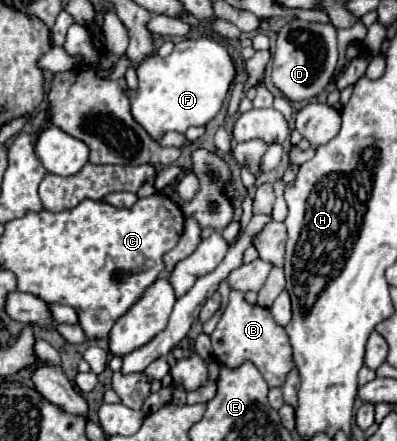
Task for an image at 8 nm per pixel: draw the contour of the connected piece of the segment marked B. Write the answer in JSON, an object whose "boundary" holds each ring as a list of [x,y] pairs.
{"boundary":[[[238,290],[230,292],[230,302],[210,338],[214,356],[222,366],[234,370],[244,362],[252,362],[260,370],[268,386],[282,386],[286,374],[292,368],[292,350],[286,330],[274,322],[268,308],[248,304],[244,300],[244,294]]]}

